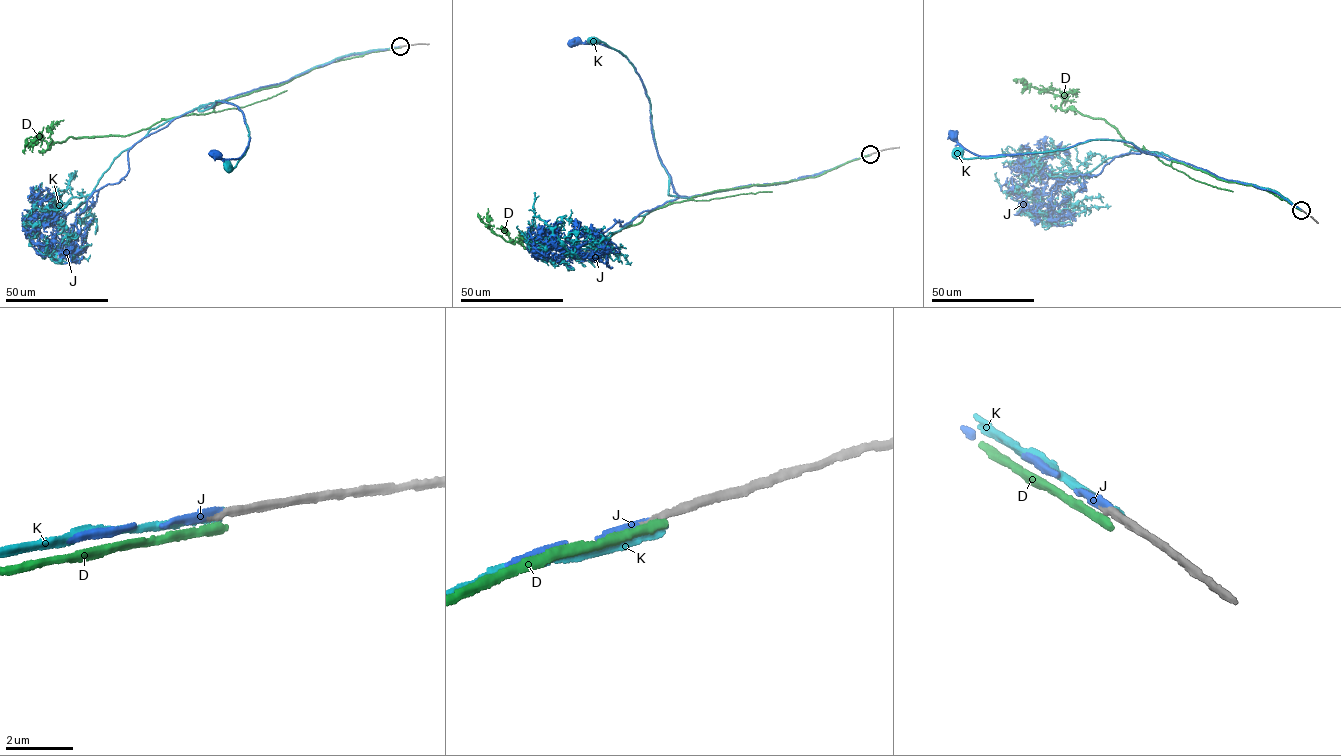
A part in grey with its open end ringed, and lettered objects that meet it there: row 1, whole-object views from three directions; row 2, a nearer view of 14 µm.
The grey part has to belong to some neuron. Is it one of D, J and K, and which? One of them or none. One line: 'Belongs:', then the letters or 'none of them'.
Belongs: J

